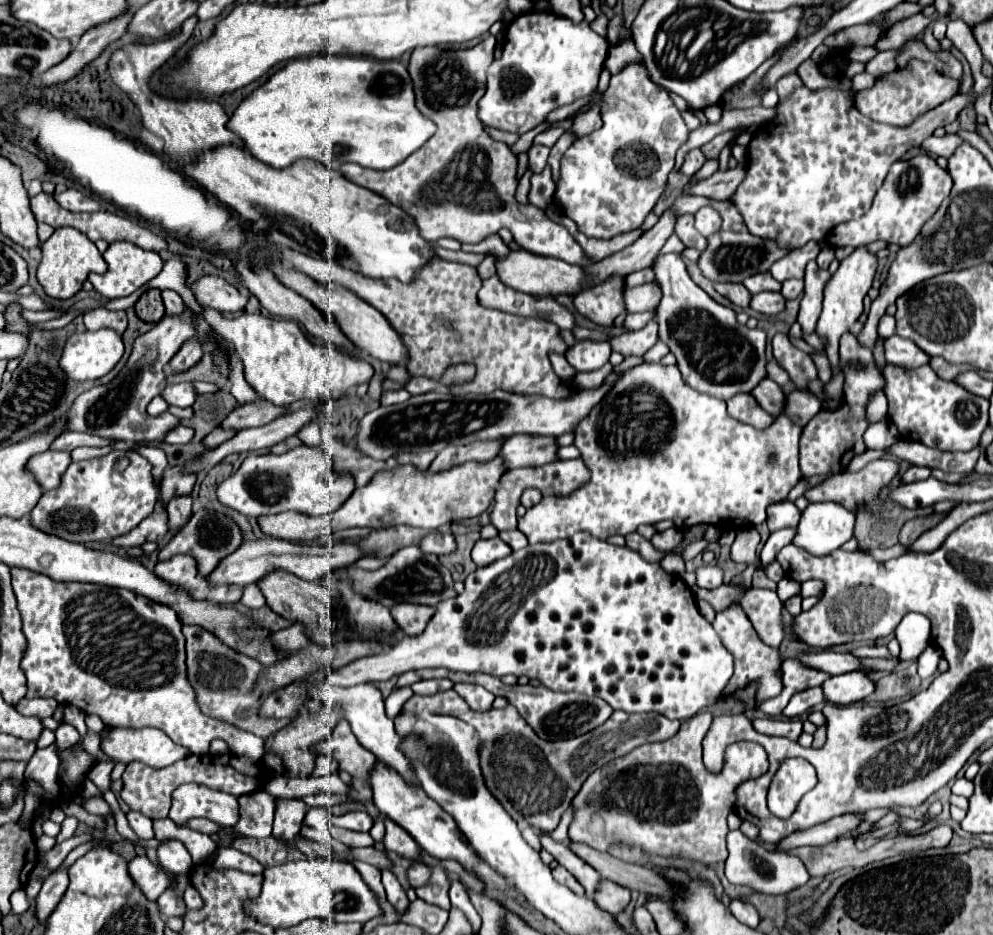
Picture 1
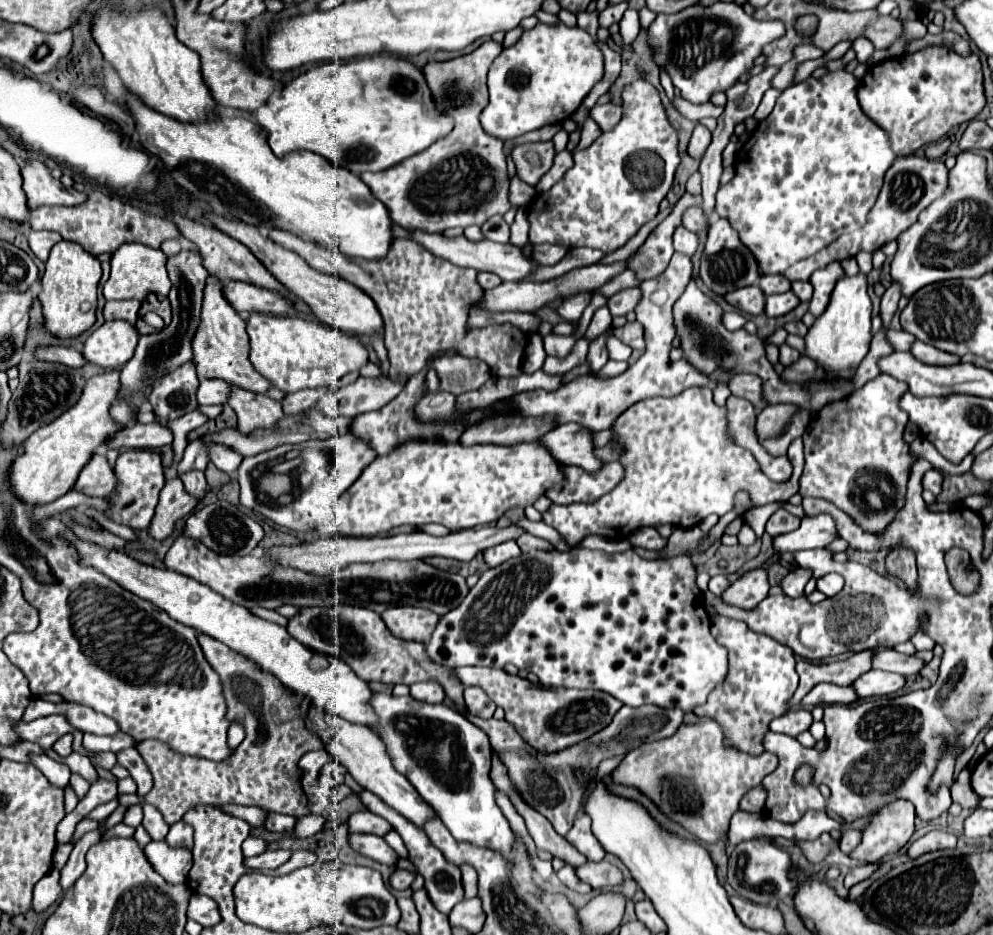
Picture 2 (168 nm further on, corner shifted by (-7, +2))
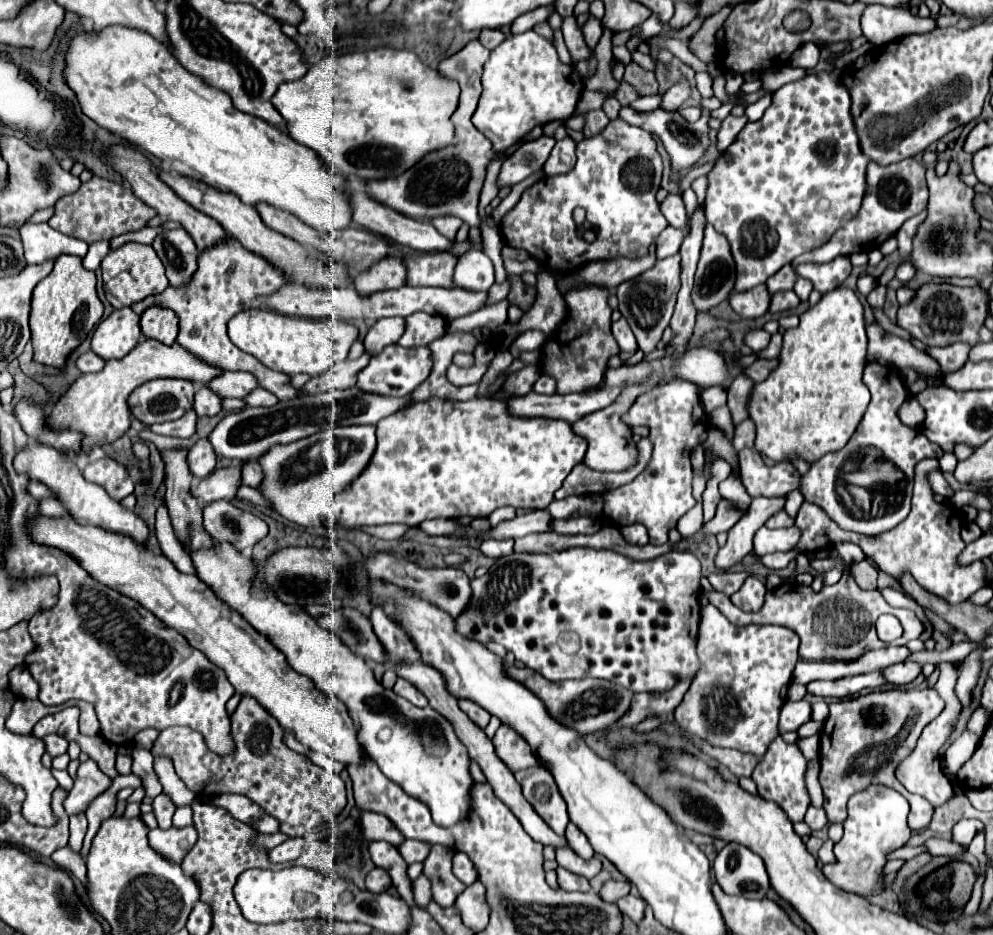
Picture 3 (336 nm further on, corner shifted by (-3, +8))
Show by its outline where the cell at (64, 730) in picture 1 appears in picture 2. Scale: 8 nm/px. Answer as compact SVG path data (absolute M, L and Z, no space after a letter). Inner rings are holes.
M65 734L65 736L61 736L61 738L53 744L53 750L55 750L59 756L69 756L69 754L73 752L71 744L73 744L73 734Z

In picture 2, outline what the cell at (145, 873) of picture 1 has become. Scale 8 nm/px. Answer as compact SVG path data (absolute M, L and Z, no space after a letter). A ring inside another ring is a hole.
M163 840L149 842L145 846L145 856L149 864L161 874L169 884L185 884L191 870L193 856L185 848L169 848Z

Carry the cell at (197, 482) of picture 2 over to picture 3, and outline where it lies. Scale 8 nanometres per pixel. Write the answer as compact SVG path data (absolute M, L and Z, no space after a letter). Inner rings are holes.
M207 438L195 440L193 446L189 448L187 462L189 462L189 468L191 468L193 476L197 476L197 478L209 476L215 470L215 462L217 462L217 456L211 448L211 442Z

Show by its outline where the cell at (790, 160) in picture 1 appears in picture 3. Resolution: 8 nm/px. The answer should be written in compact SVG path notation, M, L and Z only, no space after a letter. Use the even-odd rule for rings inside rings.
M837 70L811 74L811 76L805 76L797 82L789 82L773 94L773 102L765 110L765 114L753 124L747 122L745 128L737 134L735 142L725 152L721 152L721 156L717 158L715 166L707 174L705 218L707 218L707 224L711 224L719 234L727 236L727 242L731 246L731 254L735 256L735 288L733 288L733 292L745 292L745 290L751 290L759 284L765 284L767 278L773 276L775 272L779 272L785 264L791 264L797 256L811 252L811 250L819 248L821 244L825 244L835 234L837 228L847 224L857 214L857 210L861 206L863 192L865 192L865 168L869 164L869 158L863 156L863 152L859 148L859 140L855 136L855 126L853 126L853 118L851 118L849 108L851 108L851 98L849 98L847 90L841 86Z

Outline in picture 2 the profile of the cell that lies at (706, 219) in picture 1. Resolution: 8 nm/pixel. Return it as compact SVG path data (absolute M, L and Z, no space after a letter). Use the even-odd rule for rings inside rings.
M695 206L683 214L683 224L687 230L699 232L699 230L705 230L709 226L709 218L703 218L703 208Z

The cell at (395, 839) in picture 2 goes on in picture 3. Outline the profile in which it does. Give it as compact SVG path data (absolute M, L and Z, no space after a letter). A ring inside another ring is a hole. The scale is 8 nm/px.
M405 840L405 842L399 846L399 852L401 852L401 856L405 858L407 864L423 862L423 860L429 856L429 852L431 852L431 844L419 842L419 840Z

